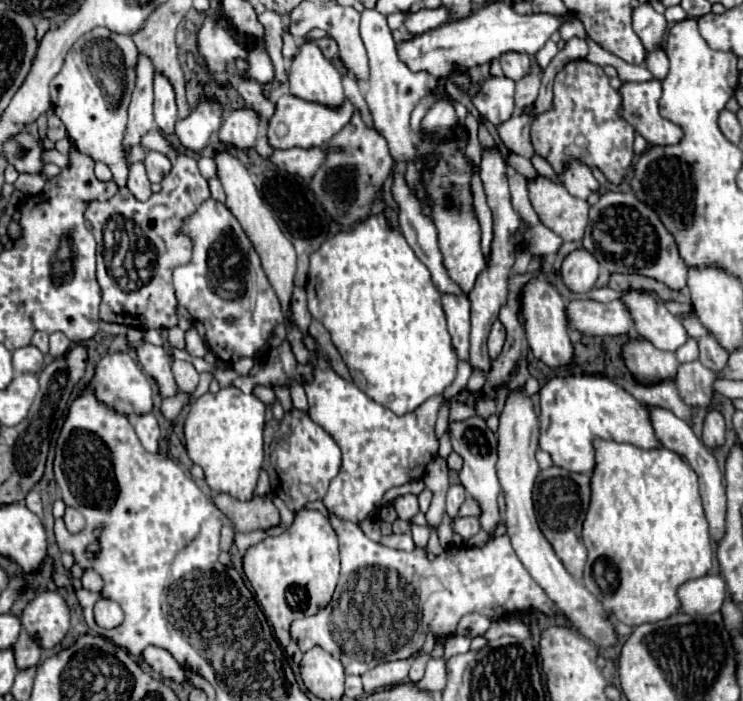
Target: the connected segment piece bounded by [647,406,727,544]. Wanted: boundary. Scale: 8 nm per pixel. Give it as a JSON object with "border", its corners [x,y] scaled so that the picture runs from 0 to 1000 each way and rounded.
{"border":[[[871,579],[873,582],[873,599],[879,605],[882,622],[890,633],[895,633],[900,642],[911,642],[917,650],[925,653],[925,659],[930,662],[930,668],[938,673],[941,679],[941,696],[943,696],[943,710],[946,710],[946,725],[949,725],[949,736],[954,745],[954,762],[957,767],[968,776],[970,765],[976,765],[976,730],[978,730],[978,710],[976,710],[976,690],[973,690],[973,676],[965,665],[962,650],[943,633],[943,628],[933,619],[933,613],[925,608],[922,599],[911,596],[906,588],[887,582],[887,579]]]}

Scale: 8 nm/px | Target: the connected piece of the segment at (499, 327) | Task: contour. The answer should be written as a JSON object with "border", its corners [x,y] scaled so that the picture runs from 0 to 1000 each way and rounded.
{"border":[[[669,456],[658,474],[658,485],[655,485],[655,494],[658,494],[658,508],[661,511],[669,511],[674,505],[674,496],[677,496],[677,488],[680,488],[680,468],[677,462]]]}

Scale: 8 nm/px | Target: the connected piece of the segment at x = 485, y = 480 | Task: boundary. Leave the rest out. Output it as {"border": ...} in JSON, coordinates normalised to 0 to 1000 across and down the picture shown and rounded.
{"border":[[[634,593],[620,602],[604,602],[604,622],[610,642],[623,653],[623,668],[618,673],[618,685],[626,693],[626,699],[645,716],[647,722],[647,753],[661,762],[669,745],[674,745],[672,725],[669,725],[669,708],[674,702],[666,662],[669,662],[669,622],[655,611],[653,599],[645,593]]]}

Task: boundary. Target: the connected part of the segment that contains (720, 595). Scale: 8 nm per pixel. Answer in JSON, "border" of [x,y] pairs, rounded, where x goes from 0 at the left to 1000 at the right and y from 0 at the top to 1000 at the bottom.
{"border":[[[946,822],[938,827],[927,827],[911,839],[911,850],[917,856],[914,873],[922,876],[960,876],[970,867],[976,856],[978,833],[970,822]]]}

